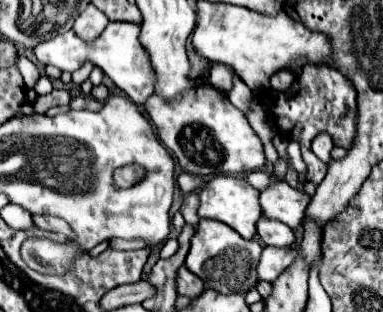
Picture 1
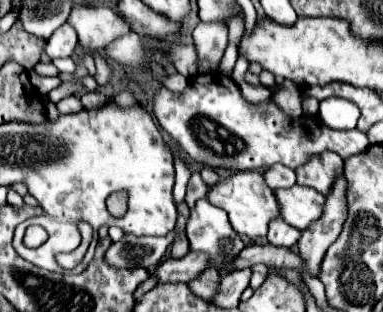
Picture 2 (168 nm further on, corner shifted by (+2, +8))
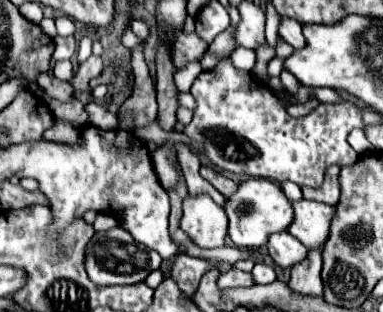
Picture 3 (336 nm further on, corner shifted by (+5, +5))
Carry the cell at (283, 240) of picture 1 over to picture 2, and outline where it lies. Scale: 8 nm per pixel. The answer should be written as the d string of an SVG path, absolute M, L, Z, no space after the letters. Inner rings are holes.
M273 218L269 222L269 232L267 232L267 240L273 246L283 246L283 248L291 248L297 244L301 232L293 226L289 226L283 218Z

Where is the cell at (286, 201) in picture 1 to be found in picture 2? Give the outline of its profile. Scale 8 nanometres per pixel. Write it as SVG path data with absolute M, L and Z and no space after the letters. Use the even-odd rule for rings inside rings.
M301 184L275 190L275 198L279 204L281 218L297 230L303 230L313 220L317 220L321 216L321 206L325 202L323 194Z

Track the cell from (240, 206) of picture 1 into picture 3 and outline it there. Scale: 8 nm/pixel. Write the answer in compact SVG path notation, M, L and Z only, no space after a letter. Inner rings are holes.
M246 179L240 183L238 191L226 201L224 211L228 215L228 235L240 249L258 249L268 243L268 237L272 233L286 231L294 219L292 203L282 193L280 185L270 179ZM246 205L246 209L242 209Z

